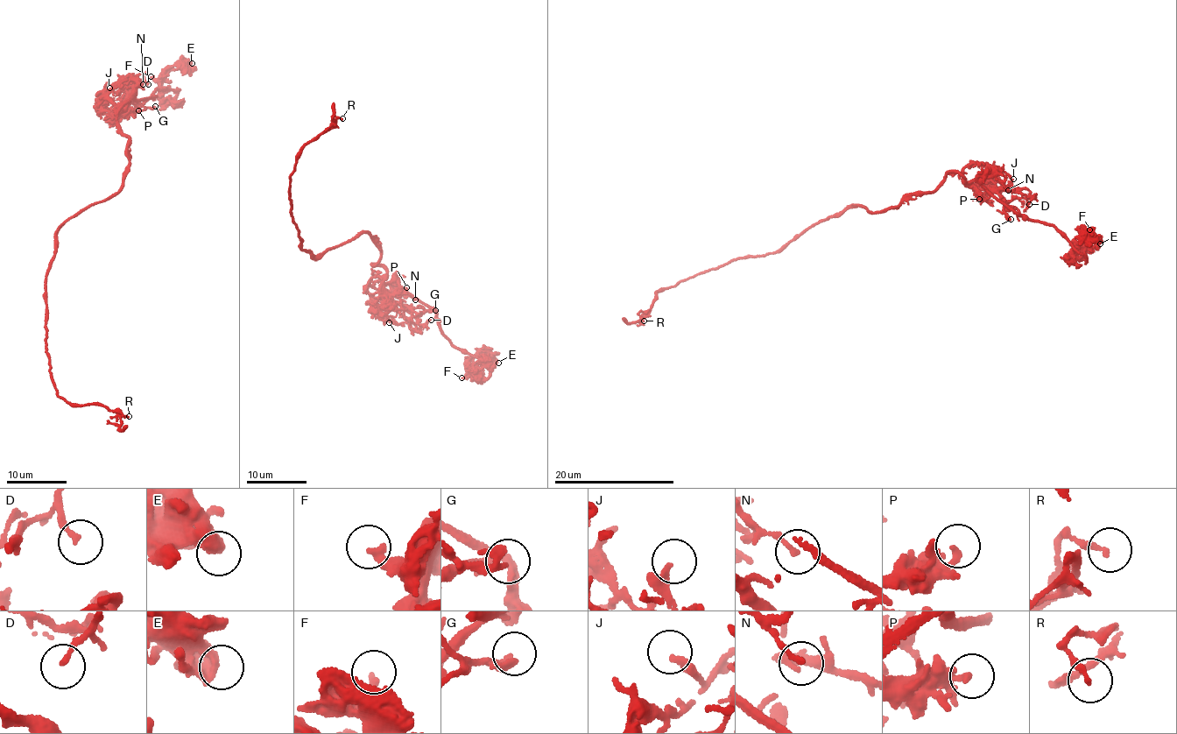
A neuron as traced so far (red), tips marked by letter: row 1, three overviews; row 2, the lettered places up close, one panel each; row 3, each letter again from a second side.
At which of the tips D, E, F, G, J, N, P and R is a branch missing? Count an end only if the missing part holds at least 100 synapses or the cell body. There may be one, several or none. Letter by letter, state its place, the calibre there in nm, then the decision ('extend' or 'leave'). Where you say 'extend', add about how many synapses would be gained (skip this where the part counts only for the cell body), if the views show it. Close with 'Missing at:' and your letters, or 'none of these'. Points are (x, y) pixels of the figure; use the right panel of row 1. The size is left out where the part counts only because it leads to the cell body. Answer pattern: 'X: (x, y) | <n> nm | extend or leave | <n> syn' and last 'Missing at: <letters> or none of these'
D: (1029, 204) | 190 nm | leave
E: (1100, 243) | 360 nm | leave
F: (1089, 229) | 400 nm | leave
G: (1011, 219) | 190 nm | leave
J: (1013, 179) | 240 nm | leave
N: (1008, 190) | 190 nm | leave
P: (979, 199) | 220 nm | leave
R: (644, 321) | 200 nm | leave
Missing at: none of these

